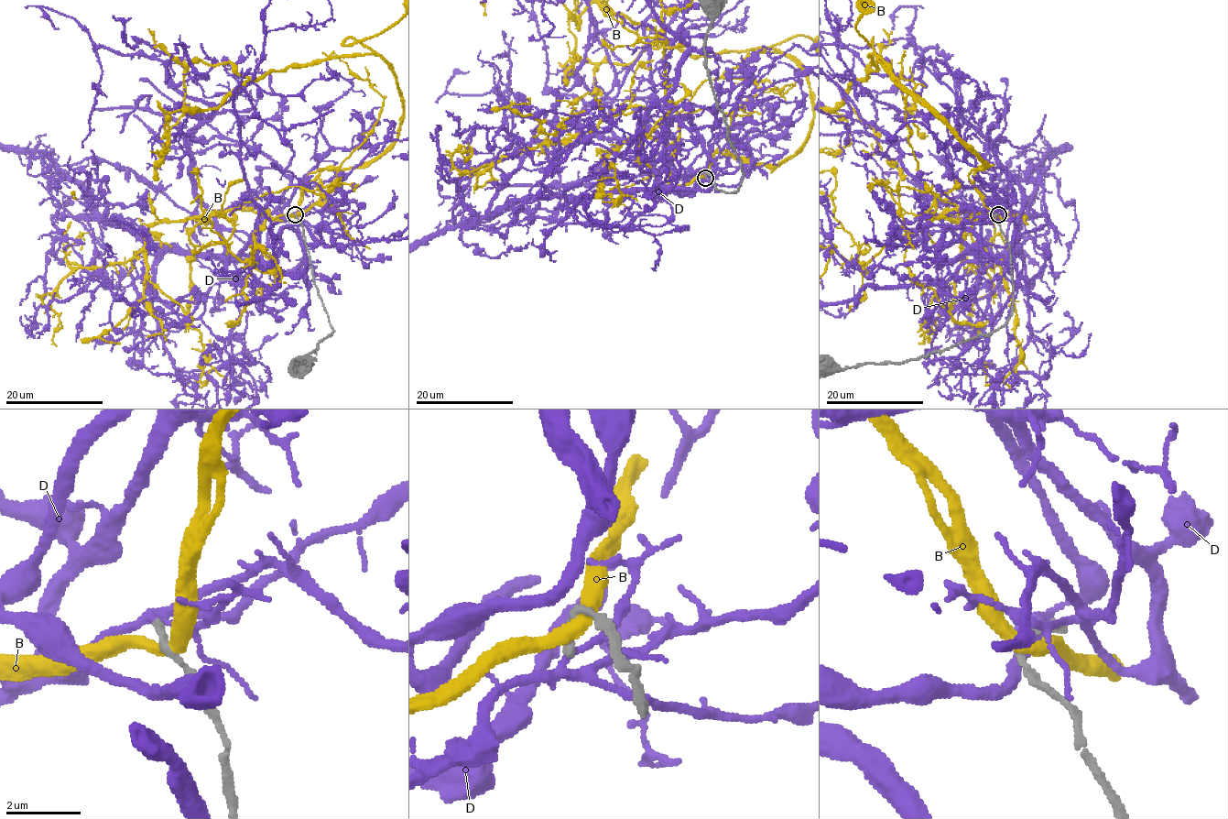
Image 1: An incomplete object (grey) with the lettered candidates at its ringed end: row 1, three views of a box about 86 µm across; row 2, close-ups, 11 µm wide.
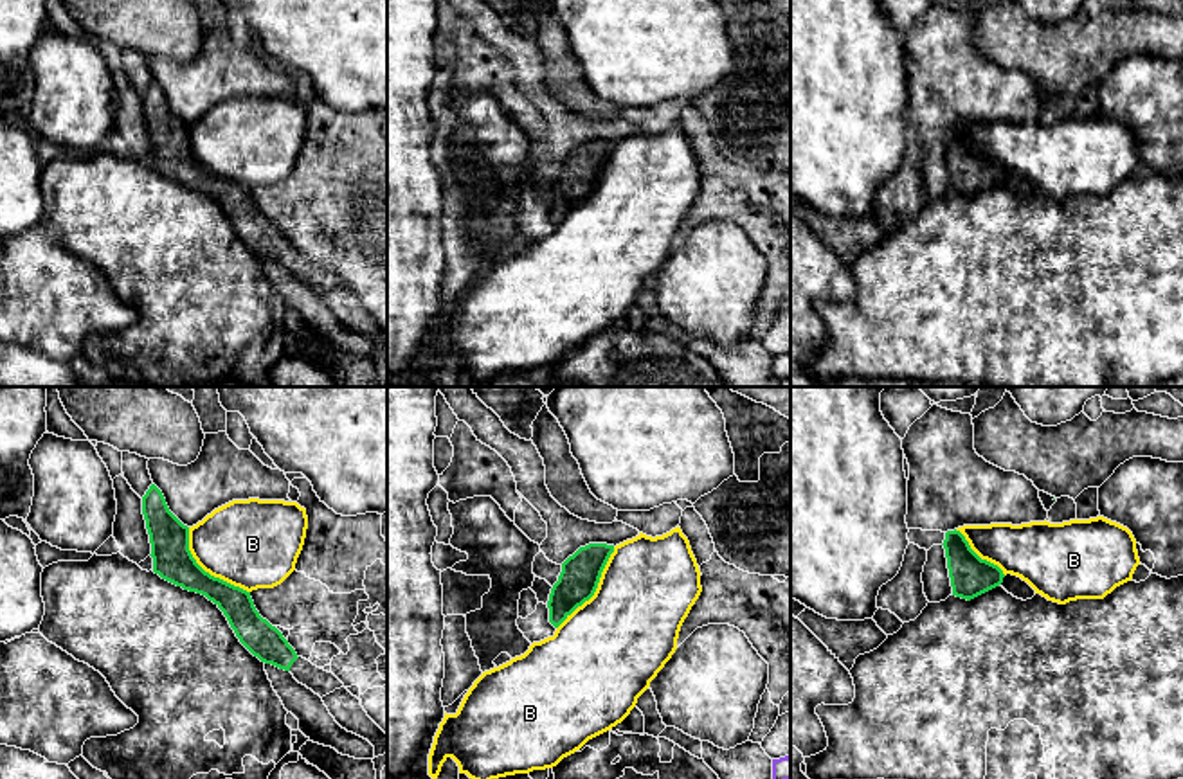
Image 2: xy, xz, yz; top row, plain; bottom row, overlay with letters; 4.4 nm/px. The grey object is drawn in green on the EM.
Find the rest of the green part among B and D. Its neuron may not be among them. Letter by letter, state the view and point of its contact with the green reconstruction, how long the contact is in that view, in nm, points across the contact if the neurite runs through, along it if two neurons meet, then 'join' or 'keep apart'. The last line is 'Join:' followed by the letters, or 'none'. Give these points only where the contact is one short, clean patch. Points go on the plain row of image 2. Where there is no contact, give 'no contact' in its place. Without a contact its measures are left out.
B: xy (204, 168) | 400 nm | keep apart
D: no contact | keep apart
Join: none

